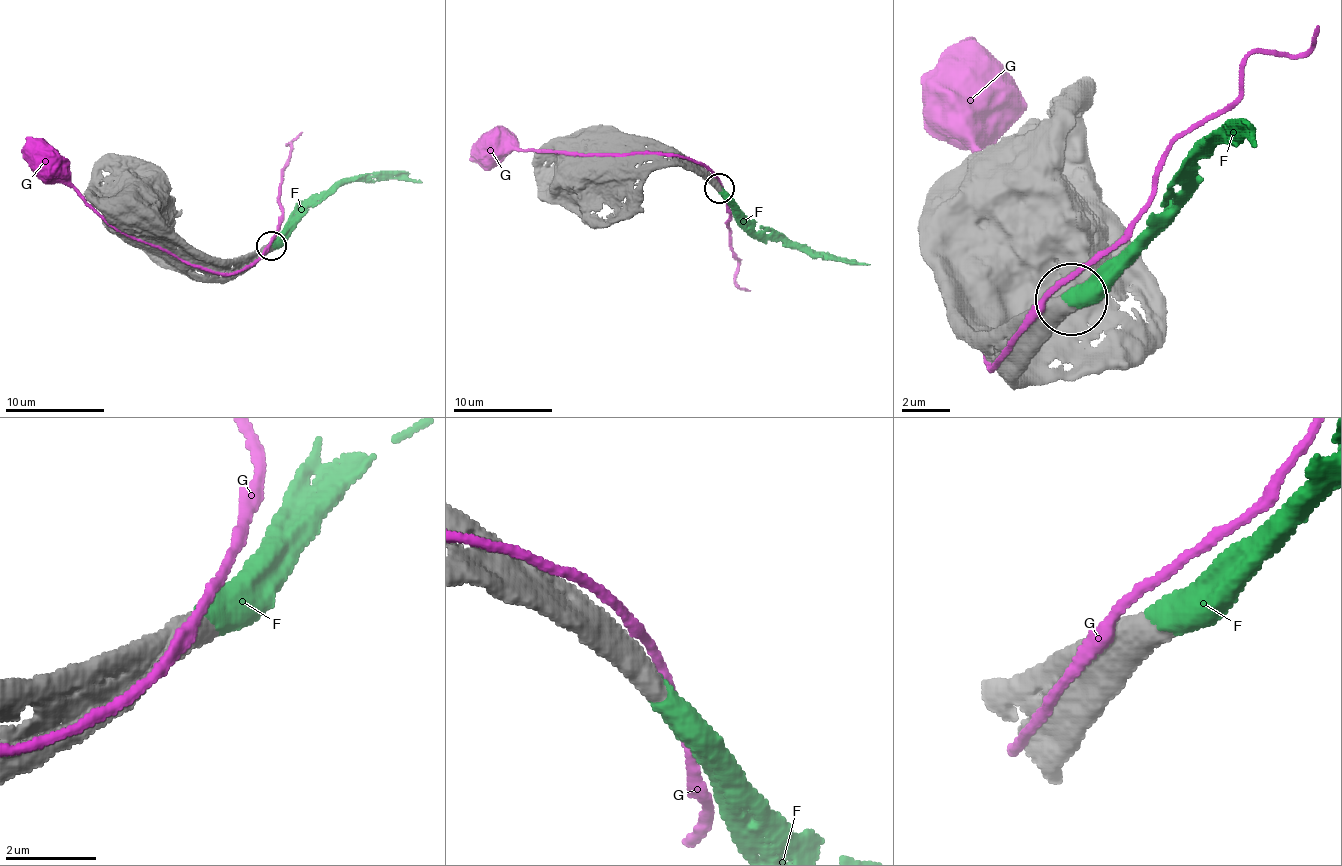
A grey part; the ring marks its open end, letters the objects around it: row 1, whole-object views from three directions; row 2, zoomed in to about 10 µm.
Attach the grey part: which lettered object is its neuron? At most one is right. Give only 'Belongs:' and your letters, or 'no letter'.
Belongs: F

